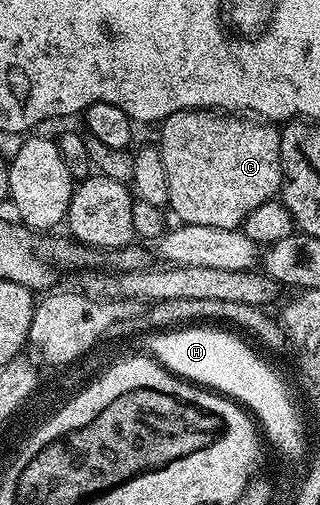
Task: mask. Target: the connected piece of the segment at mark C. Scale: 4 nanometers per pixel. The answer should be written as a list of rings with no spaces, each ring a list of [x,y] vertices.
[[[213,110],[176,112],[160,121],[159,147],[163,170],[167,172],[168,207],[182,224],[241,228],[255,206],[274,199],[281,191],[281,134],[273,122],[258,122],[237,114],[218,114]]]

